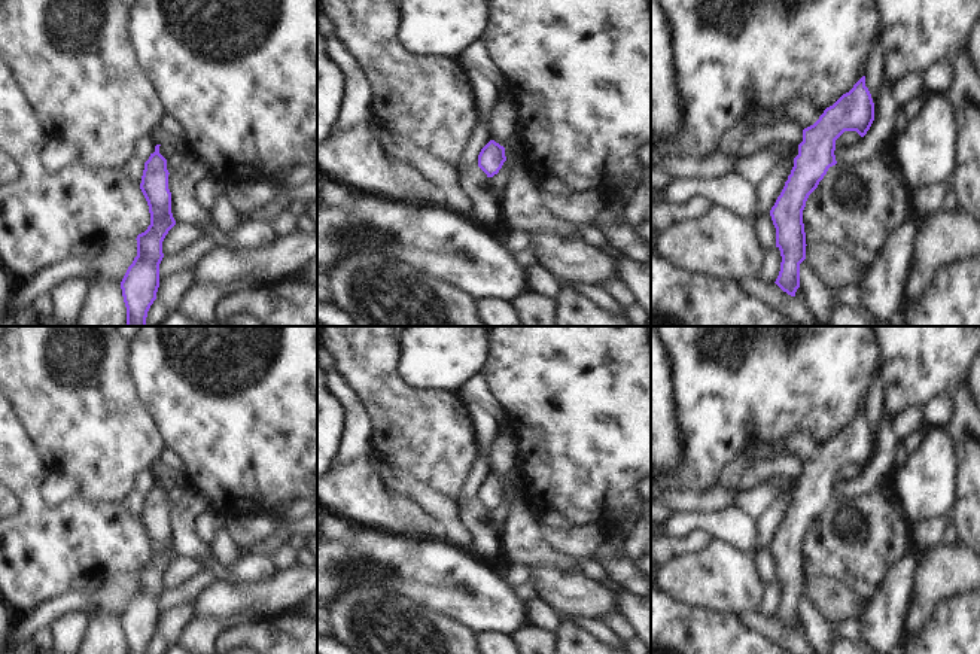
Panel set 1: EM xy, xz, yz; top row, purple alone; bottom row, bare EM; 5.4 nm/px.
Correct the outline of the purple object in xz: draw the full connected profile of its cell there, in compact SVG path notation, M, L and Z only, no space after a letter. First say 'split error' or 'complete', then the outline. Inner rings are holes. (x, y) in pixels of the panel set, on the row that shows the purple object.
complete; M490 140L478 155L478 167L487 174L487 177L497 174L505 161L505 147L494 140Z

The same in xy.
complete; M159 146L144 162L140 189L147 201L150 225L137 235L137 256L128 267L122 282L122 296L127 307L127 326L147 326L146 317L156 299L159 288L159 264L164 258L162 241L176 225L171 213L167 159Z

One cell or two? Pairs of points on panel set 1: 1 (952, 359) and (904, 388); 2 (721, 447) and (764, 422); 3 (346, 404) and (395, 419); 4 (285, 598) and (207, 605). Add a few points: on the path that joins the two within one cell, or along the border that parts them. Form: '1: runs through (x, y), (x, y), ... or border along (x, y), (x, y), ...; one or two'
1: runs through (940, 359), (933, 359), (916, 376); one
2: runs through (729, 435), (745, 419), (752, 419); one
3: border along (343, 379), (368, 420), (371, 443); two
4: runs through (265, 599), (227, 599); one

